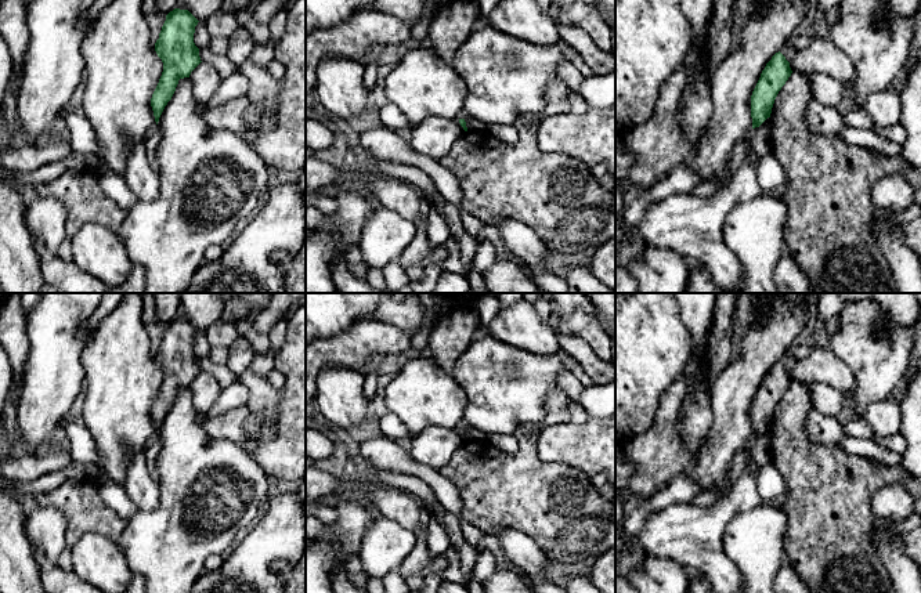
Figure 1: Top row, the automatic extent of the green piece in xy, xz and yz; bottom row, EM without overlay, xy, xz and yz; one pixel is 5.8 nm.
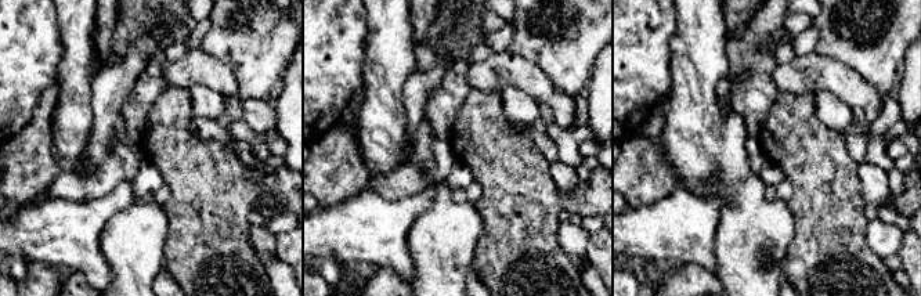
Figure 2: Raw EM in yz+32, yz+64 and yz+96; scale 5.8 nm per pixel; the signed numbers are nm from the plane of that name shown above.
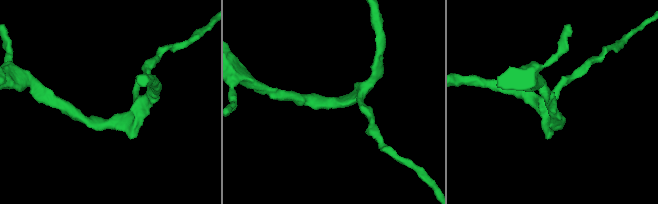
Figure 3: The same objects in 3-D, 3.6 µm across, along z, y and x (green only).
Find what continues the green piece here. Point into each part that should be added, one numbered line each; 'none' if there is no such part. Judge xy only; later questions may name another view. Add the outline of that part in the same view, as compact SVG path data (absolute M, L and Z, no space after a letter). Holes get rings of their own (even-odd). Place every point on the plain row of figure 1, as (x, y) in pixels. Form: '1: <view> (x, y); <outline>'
none

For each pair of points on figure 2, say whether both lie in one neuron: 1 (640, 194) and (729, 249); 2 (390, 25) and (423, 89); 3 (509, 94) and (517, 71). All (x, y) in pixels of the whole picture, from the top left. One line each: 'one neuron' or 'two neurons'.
1: two neurons
2: two neurons
3: two neurons

